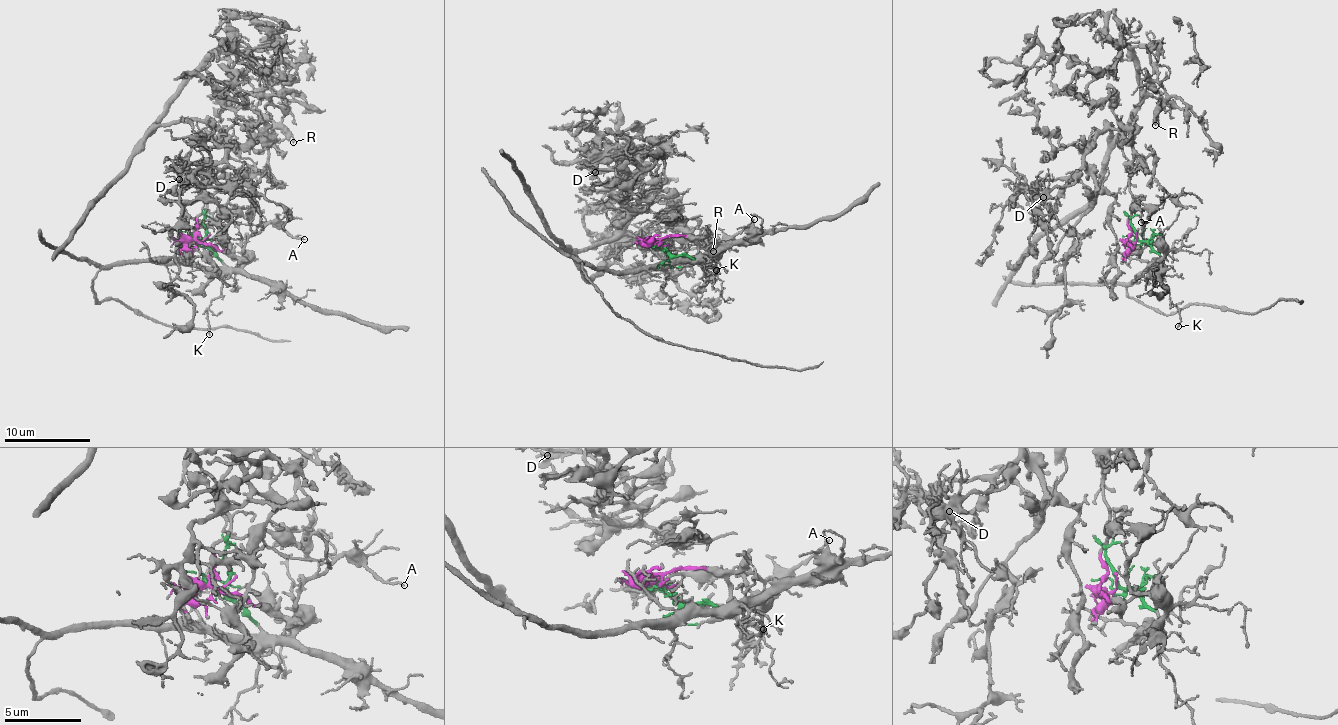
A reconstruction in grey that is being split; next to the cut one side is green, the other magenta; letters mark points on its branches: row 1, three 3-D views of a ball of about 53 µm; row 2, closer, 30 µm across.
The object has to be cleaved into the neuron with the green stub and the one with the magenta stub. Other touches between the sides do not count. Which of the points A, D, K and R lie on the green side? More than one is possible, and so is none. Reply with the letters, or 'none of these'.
A, K

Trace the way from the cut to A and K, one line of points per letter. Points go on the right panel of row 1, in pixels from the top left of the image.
A: (1137, 241), (1152, 247), (1164, 258), (1143, 234), (1153, 210), (1140, 222)
K: (1137, 241), (1151, 245), (1160, 257), (1160, 280), (1179, 310), (1177, 327)

